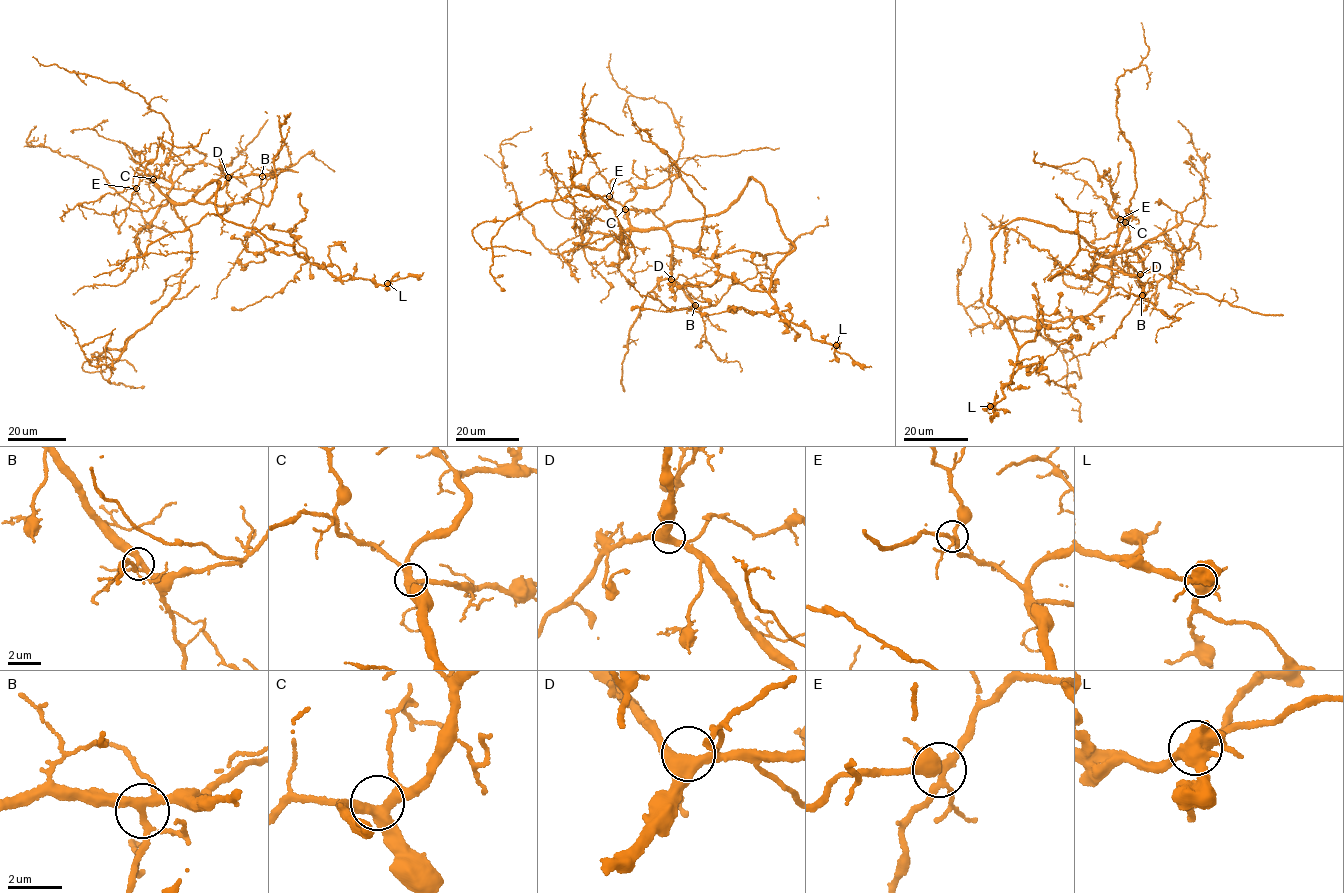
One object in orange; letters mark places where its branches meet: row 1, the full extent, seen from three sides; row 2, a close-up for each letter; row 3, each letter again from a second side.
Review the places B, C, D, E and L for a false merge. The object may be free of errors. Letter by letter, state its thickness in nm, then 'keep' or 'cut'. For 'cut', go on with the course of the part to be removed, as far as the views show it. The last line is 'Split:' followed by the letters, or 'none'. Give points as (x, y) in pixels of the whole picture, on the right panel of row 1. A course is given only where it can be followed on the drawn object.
B: 320 nm | keep
C: 400 nm | keep
D: 420 nm | keep
E: 240 nm | keep
L: 650 nm | keep
Split: none

